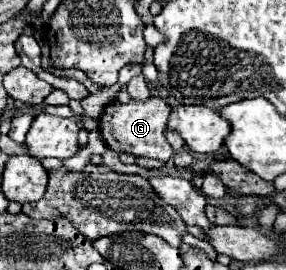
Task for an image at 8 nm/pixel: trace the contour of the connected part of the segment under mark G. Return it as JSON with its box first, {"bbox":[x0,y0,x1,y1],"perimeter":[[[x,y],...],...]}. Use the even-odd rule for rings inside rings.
{"bbox":[100,97,174,161],"perimeter":[[[150,97],[146,101],[130,101],[118,103],[112,101],[106,105],[102,119],[100,119],[100,133],[106,145],[118,153],[132,153],[136,157],[150,157],[168,161],[174,155],[174,149],[164,137],[164,129],[170,117],[170,107],[160,97]]]}

